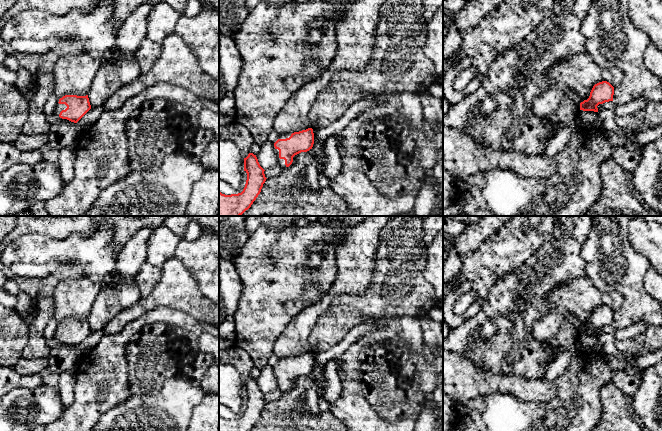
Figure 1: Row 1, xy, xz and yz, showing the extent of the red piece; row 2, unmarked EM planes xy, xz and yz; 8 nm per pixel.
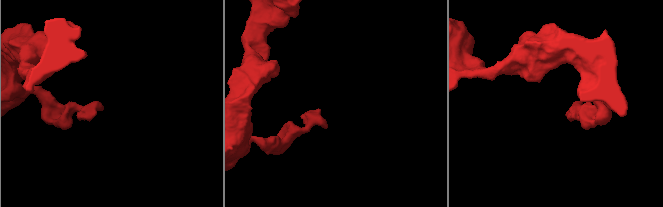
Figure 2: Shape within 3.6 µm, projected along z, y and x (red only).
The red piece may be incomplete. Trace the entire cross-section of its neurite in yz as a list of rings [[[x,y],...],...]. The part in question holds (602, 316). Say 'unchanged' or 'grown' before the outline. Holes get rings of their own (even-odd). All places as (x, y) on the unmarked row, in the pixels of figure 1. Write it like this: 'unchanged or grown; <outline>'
unchanged; [[[607,305],[595,308],[587,324],[580,327],[580,334],[598,336],[597,330],[613,325],[614,311]]]

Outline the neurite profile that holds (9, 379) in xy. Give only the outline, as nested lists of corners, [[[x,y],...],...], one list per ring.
[[[0,366],[0,401],[6,393],[15,388],[35,389],[43,384],[40,374],[23,375],[11,367]]]

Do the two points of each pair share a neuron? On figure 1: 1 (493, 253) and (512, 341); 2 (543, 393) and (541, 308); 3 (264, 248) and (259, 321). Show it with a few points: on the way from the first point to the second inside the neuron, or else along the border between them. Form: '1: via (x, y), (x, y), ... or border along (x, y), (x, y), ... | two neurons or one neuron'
1: border along (519, 267), (501, 277), (491, 288), (486, 299) | two neurons
2: border along (517, 374), (526, 378), (540, 378) | two neurons
3: via (264, 266), (264, 303) | one neuron

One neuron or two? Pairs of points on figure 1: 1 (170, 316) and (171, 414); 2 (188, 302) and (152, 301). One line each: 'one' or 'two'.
1: two
2: one

